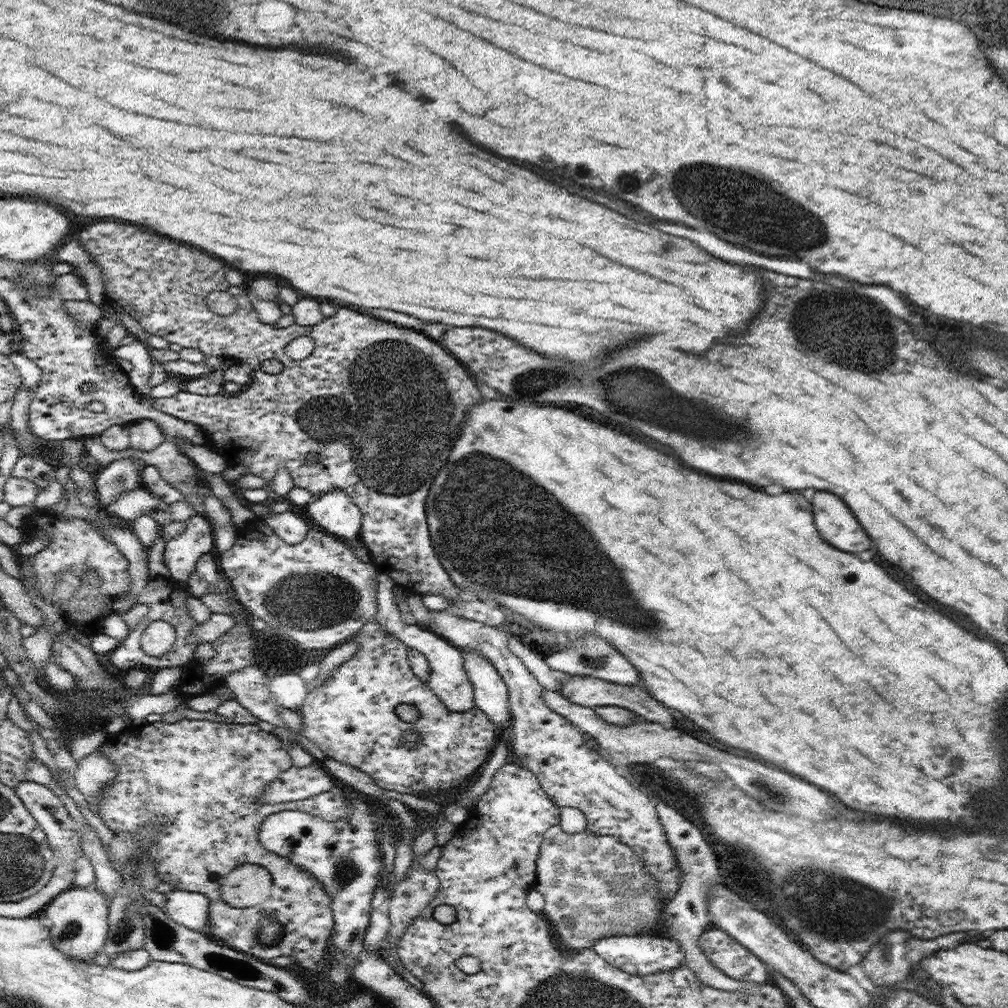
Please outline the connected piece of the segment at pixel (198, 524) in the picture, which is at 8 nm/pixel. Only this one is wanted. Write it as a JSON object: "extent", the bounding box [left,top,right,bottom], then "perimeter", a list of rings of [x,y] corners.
{"extent":[163,516,213,582],"perimeter":[[[191,516],[185,530],[165,542],[163,562],[175,582],[187,582],[195,572],[199,558],[213,548],[213,526],[205,516]]]}

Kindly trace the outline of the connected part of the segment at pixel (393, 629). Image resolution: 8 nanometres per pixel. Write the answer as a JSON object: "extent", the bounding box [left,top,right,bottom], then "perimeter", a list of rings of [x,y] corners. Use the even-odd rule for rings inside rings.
{"extent":[375,574,475,712],"perimeter":[[[379,574],[377,576],[377,616],[375,616],[375,622],[385,626],[387,632],[391,636],[395,636],[397,640],[401,640],[405,646],[411,648],[411,652],[417,652],[421,656],[427,658],[429,662],[429,668],[431,668],[431,674],[427,678],[427,684],[429,688],[433,690],[433,694],[447,706],[447,710],[451,712],[467,712],[475,706],[473,702],[473,686],[463,670],[463,654],[459,648],[455,648],[451,642],[443,640],[441,636],[437,636],[433,630],[427,630],[427,628],[421,628],[419,624],[405,624],[401,620],[401,612],[395,604],[395,598],[393,598],[393,586],[397,586],[393,582],[393,578],[389,574]]]}

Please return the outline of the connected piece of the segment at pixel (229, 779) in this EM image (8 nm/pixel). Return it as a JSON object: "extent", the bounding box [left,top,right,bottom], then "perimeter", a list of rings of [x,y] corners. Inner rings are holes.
{"extent":[99,718,349,970],"perimeter":[[[183,718],[173,724],[157,722],[157,724],[145,724],[141,728],[131,726],[127,732],[111,736],[109,742],[105,742],[103,750],[117,764],[117,778],[99,796],[101,816],[107,818],[105,824],[115,834],[139,834],[149,826],[157,828],[155,842],[145,844],[145,848],[151,856],[157,858],[161,882],[167,882],[177,890],[201,892],[209,898],[209,906],[207,906],[209,924],[205,930],[207,936],[219,940],[225,946],[231,946],[241,954],[251,954],[265,960],[277,956],[291,956],[303,968],[313,970],[315,964],[321,960],[323,952],[327,950],[327,942],[333,938],[335,926],[329,908],[331,896],[321,886],[321,882],[313,878],[313,874],[301,870],[301,866],[293,866],[293,862],[289,862],[287,858],[279,858],[277,854],[265,850],[259,842],[259,828],[267,816],[283,810],[301,810],[305,814],[319,816],[325,822],[335,822],[335,820],[345,822],[347,820],[345,816],[349,816],[349,808],[345,806],[341,788],[327,790],[325,796],[311,796],[305,800],[293,800],[283,804],[261,804],[259,798],[265,794],[265,788],[269,786],[269,782],[273,782],[285,770],[289,770],[291,758],[289,758],[289,750],[283,750],[281,740],[275,738],[275,734],[259,730],[257,724],[217,724],[209,720]],[[241,864],[263,866],[271,874],[275,892],[259,908],[249,908],[249,910],[231,908],[221,898],[223,878]],[[261,916],[273,916],[273,920],[277,918],[279,922],[285,924],[281,930],[281,940],[277,944],[261,944],[257,940]]]}

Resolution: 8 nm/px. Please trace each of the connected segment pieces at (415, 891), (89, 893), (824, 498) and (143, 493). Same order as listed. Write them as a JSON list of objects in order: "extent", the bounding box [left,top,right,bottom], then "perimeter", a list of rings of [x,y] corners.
[{"extent":[383,828,439,990],"perimeter":[[[433,828],[425,830],[421,836],[415,838],[415,842],[413,842],[413,864],[411,864],[411,868],[407,870],[409,874],[407,874],[407,878],[403,878],[401,882],[395,884],[395,888],[393,888],[393,892],[391,892],[391,898],[389,898],[389,910],[387,910],[387,912],[389,912],[389,920],[391,920],[391,930],[389,930],[389,936],[387,936],[385,944],[383,944],[383,948],[385,948],[387,954],[389,954],[389,958],[387,958],[389,968],[391,968],[393,972],[397,972],[401,978],[405,978],[405,980],[407,980],[413,988],[417,988],[417,990],[421,990],[421,982],[417,982],[417,978],[413,978],[413,974],[409,974],[409,972],[403,968],[403,962],[399,960],[399,954],[397,954],[397,942],[401,940],[401,936],[405,934],[405,930],[413,924],[413,920],[421,914],[421,910],[423,910],[423,908],[437,896],[437,892],[439,892],[439,880],[437,880],[435,872],[433,872],[433,870],[425,870],[425,868],[419,864],[421,856],[423,856],[425,852],[429,852],[433,846],[435,846]]]},{"extent":[45,884,111,962],"perimeter":[[[95,884],[85,890],[69,888],[67,892],[59,894],[45,910],[45,916],[53,922],[53,942],[63,950],[63,954],[69,954],[77,962],[93,962],[95,954],[105,950],[107,940],[111,936],[111,902],[107,894],[99,890]]]},{"extent":[811,492,869,552],"perimeter":[[[815,492],[811,498],[813,522],[821,538],[843,552],[863,552],[869,546],[867,534],[861,530],[849,508],[829,492]]]},{"extent":[107,488,169,526],"perimeter":[[[137,488],[137,490],[131,490],[127,494],[123,494],[115,506],[109,506],[107,508],[111,514],[117,514],[119,518],[125,518],[125,520],[137,520],[145,514],[157,518],[157,522],[161,526],[165,526],[169,520],[169,506],[165,502],[161,502],[159,498],[155,498],[147,488]]]}]

